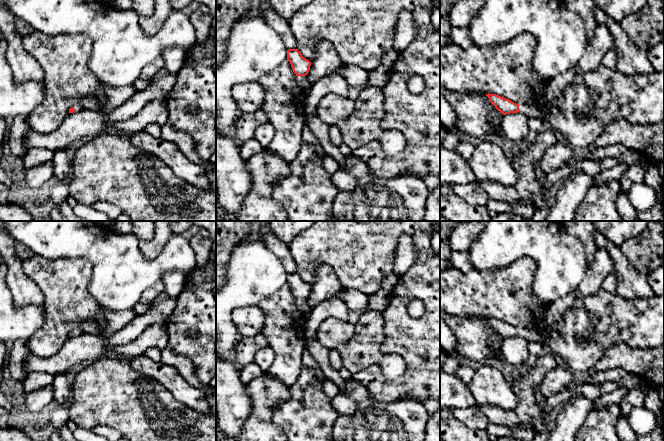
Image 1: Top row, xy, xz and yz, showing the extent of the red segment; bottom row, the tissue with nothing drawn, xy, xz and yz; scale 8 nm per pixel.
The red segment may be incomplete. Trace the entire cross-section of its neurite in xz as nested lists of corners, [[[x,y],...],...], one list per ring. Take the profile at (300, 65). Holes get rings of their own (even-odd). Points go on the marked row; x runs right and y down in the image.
[[[298,49],[287,50],[287,60],[296,74],[296,82],[302,94],[303,106],[305,106],[306,97],[312,85],[305,77],[310,70],[311,62],[304,58]]]

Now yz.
[[[486,94],[490,102],[495,106],[495,108],[500,111],[503,115],[510,113],[520,112],[525,116],[534,117],[536,119],[544,120],[543,112],[535,107],[525,105],[525,104],[516,104],[509,99],[503,98],[496,94]]]

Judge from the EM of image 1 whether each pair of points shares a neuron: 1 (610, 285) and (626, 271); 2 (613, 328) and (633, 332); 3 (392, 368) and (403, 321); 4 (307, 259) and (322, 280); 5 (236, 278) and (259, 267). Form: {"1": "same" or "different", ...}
{"1": "different", "2": "same", "3": "different", "4": "different", "5": "same"}

